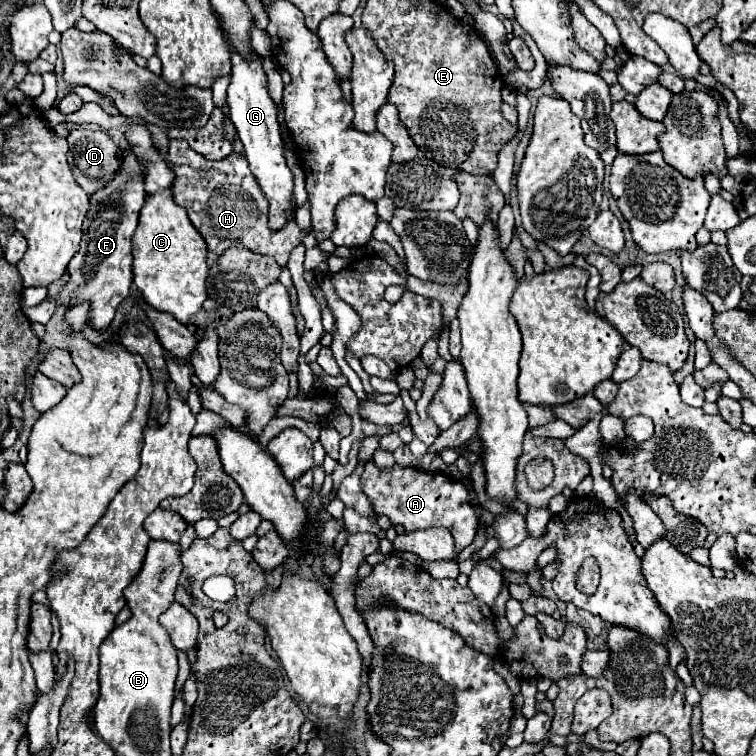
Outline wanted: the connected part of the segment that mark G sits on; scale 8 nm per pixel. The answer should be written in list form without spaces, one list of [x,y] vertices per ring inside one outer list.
[[[231,48],[231,62],[233,70],[227,90],[231,122],[237,128],[239,140],[245,144],[245,158],[249,162],[249,168],[253,170],[253,176],[257,178],[257,184],[269,202],[269,230],[277,232],[281,230],[281,226],[293,220],[293,172],[289,170],[283,156],[283,138],[277,122],[277,106],[267,92],[267,76],[263,72],[261,56],[245,60]]]

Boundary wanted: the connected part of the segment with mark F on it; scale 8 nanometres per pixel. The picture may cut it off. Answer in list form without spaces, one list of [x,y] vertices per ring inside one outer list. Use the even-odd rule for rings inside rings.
[[[125,152],[123,166],[109,182],[105,190],[99,190],[97,194],[91,196],[91,206],[87,212],[87,218],[83,222],[83,238],[81,238],[81,248],[75,254],[75,258],[67,266],[69,282],[63,286],[57,298],[45,298],[39,306],[25,308],[25,316],[31,322],[49,322],[53,312],[63,306],[71,308],[83,302],[89,302],[89,314],[87,322],[91,324],[93,330],[105,332],[109,324],[113,322],[113,316],[117,312],[117,306],[129,296],[129,288],[133,284],[133,256],[131,256],[131,238],[137,228],[139,220],[139,210],[145,202],[145,188],[141,182],[141,164],[137,158],[133,158],[129,152]]]

